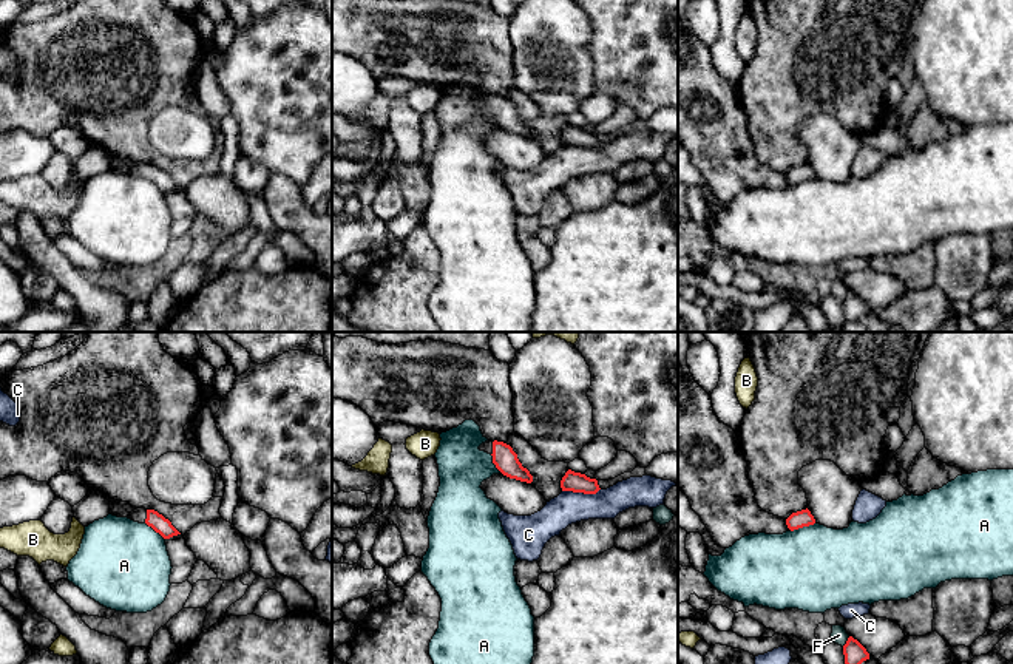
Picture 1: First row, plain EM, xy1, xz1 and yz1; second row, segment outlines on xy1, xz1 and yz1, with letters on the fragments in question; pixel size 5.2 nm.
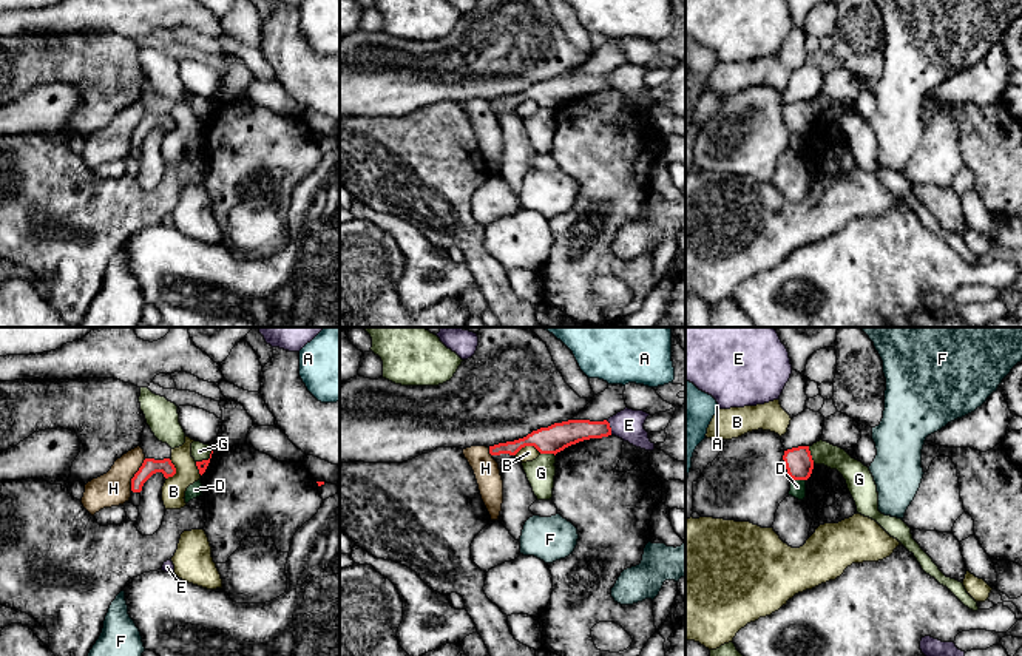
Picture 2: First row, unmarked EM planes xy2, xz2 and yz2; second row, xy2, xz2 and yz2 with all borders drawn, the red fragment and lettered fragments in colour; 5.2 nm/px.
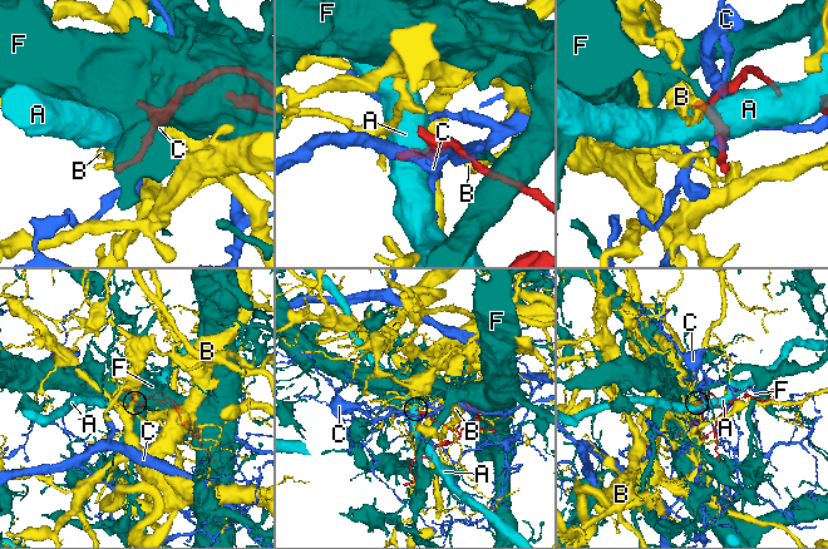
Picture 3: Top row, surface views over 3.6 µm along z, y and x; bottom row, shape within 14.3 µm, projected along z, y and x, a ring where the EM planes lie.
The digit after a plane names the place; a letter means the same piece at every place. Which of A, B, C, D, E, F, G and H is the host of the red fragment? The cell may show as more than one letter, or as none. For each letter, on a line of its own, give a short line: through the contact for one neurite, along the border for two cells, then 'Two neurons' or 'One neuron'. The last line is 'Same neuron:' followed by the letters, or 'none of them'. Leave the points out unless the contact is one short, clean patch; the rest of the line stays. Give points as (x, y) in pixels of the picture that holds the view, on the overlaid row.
A: Two neurons
B: Two neurons
C: Two neurons
D: Line: yz2 (792, 477), (805, 480). Two neurons
E: Two neurons
F: Two neurons
G: Line: xy2 (212, 449), (207, 459), (196, 462). Two neurons
H: Line: xy2 (145, 459), (131, 479), (130, 490). Two neurons
Same neuron: none of them

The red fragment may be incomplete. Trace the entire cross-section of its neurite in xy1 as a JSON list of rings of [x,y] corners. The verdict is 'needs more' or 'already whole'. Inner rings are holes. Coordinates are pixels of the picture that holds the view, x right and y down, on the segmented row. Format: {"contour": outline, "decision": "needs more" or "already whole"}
{"contour": [[[136,508],[128,514],[128,519],[147,523],[151,527],[156,533],[159,533],[164,539],[170,539],[173,536],[181,534],[168,519],[165,519],[162,514],[159,514],[154,510],[145,510],[145,508]]], "decision": "needs more"}

